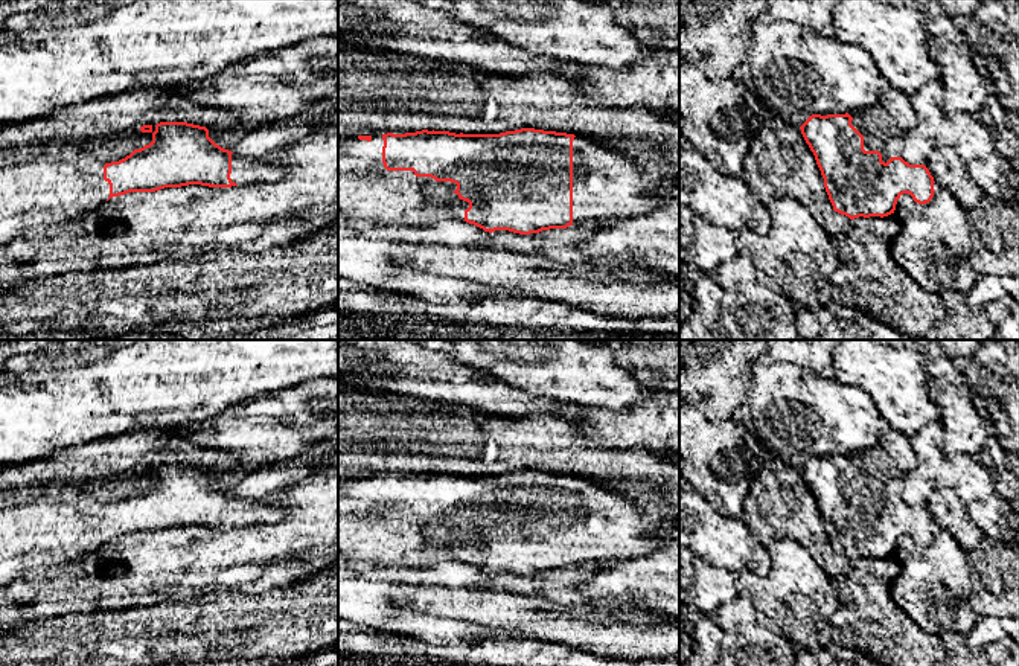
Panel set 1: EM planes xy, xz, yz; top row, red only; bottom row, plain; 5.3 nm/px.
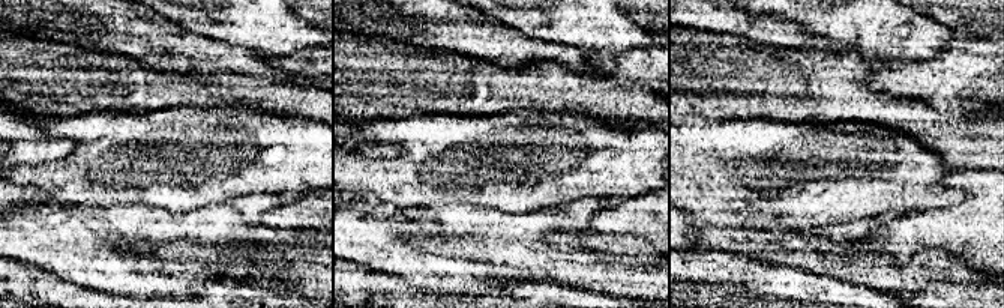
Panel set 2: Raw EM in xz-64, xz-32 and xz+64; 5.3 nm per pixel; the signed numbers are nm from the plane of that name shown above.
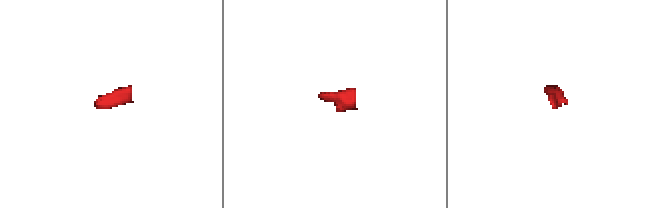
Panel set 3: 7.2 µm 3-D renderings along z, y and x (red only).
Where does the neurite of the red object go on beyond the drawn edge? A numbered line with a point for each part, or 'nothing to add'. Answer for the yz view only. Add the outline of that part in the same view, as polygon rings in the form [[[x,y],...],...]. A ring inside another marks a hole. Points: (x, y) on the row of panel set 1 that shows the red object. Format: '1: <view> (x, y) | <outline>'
1: yz (881, 133) | [[[880,104],[856,110],[851,125],[864,136],[865,151],[879,151],[885,163],[900,157],[903,131]]]

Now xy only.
1: xy (244, 171) | [[[232,154],[230,178],[238,186],[254,181],[274,183],[286,174],[286,168],[280,163],[271,163],[268,158],[248,160]]]
2: xy (47, 189) | [[[140,126],[116,131],[87,142],[67,142],[55,152],[27,157],[0,169],[0,244],[40,227],[65,224],[99,210],[110,197],[104,180],[105,151],[133,142]]]

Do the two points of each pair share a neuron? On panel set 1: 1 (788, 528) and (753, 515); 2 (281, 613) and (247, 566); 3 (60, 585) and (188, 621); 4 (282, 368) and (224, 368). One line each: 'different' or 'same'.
1: same
2: different
3: different
4: same

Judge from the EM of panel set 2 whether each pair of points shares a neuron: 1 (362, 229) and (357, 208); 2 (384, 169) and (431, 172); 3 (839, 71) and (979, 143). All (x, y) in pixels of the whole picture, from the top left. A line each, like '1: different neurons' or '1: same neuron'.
1: same neuron
2: same neuron
3: same neuron

